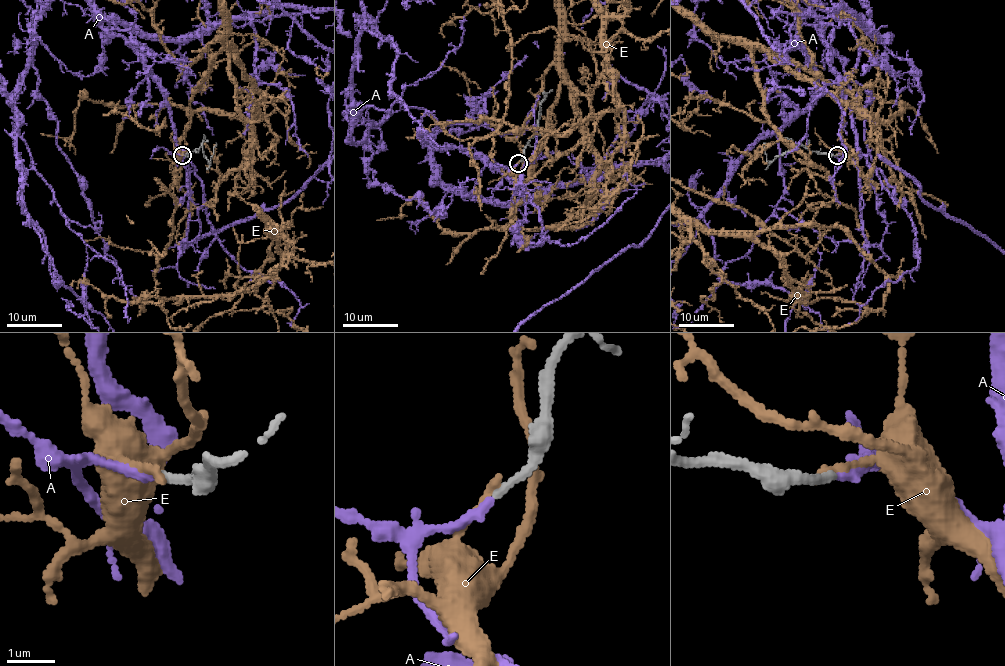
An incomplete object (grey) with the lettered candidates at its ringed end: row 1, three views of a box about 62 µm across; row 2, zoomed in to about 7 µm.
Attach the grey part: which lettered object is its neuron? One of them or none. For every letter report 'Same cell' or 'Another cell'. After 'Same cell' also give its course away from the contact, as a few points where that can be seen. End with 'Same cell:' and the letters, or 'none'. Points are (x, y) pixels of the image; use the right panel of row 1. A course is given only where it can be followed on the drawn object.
A: Same cell
E: Another cell
Same cell: A

